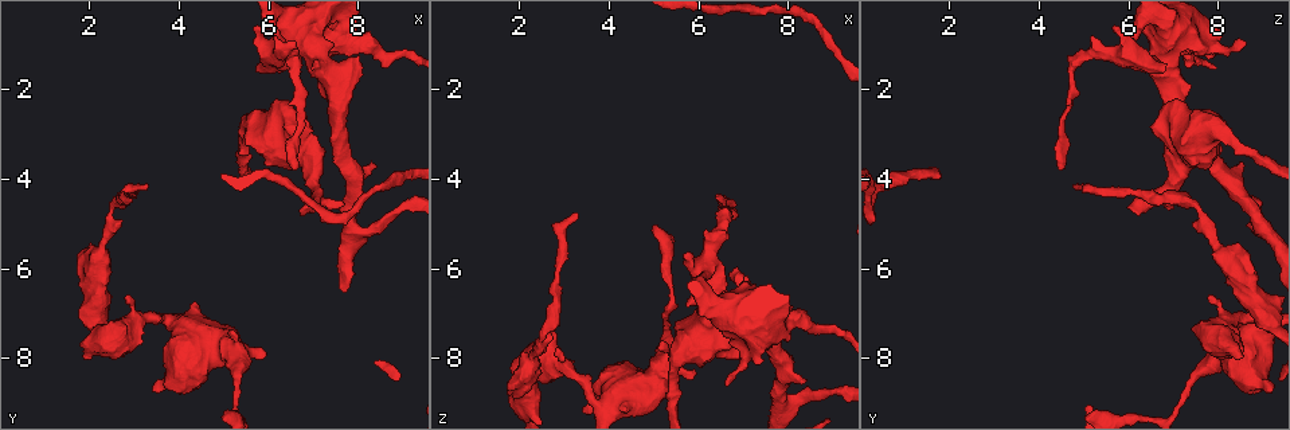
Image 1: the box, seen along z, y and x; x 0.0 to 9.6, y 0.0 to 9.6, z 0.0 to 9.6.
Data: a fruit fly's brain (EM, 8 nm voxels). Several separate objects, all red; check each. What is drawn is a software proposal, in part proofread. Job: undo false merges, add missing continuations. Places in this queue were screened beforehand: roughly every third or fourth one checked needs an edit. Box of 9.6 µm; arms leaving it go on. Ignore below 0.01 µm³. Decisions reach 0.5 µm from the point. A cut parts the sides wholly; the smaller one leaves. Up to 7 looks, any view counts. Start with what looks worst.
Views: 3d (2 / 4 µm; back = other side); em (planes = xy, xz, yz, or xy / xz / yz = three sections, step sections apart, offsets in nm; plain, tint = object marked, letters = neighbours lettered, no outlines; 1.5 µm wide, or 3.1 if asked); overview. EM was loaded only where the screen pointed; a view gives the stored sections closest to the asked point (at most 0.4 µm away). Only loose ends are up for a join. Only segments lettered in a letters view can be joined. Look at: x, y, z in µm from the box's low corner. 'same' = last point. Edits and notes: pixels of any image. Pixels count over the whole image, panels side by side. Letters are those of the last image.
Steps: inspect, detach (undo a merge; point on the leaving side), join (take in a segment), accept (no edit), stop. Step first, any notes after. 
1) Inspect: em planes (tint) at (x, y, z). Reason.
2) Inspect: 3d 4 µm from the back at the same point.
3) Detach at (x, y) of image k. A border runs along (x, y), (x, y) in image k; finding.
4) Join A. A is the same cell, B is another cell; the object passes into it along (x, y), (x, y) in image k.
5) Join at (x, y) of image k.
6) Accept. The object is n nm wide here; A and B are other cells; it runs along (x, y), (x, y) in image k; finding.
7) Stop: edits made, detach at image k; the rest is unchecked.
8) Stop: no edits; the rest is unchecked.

Inspect: 3d 4 µm at (6.90, 4.60, 5.90). An open end.

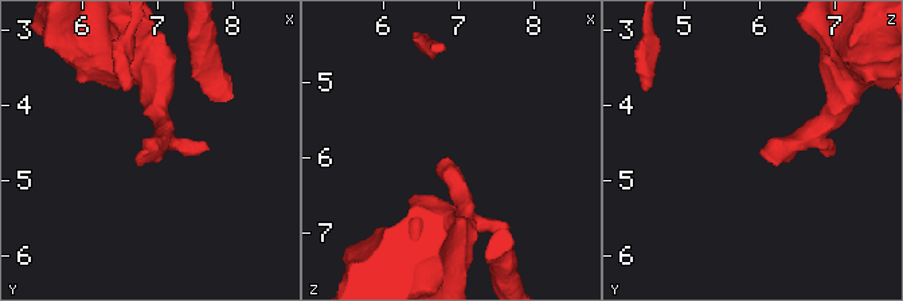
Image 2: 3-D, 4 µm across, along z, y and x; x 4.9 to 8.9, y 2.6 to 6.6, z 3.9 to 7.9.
Inspect: em planes (letters) at (6.80, 4.65, 5.95).

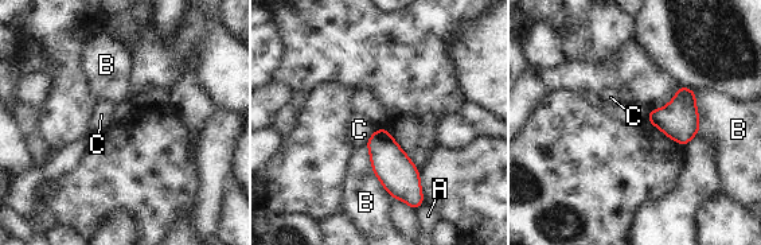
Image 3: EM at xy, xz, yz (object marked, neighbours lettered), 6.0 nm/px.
Accept. A, B and C are other cells; a border runs along (375, 129), (363, 143) in image 3; none of them fits.

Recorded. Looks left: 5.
Inspect: 3d 2 µm at (5.95, 7.95, 8.30).

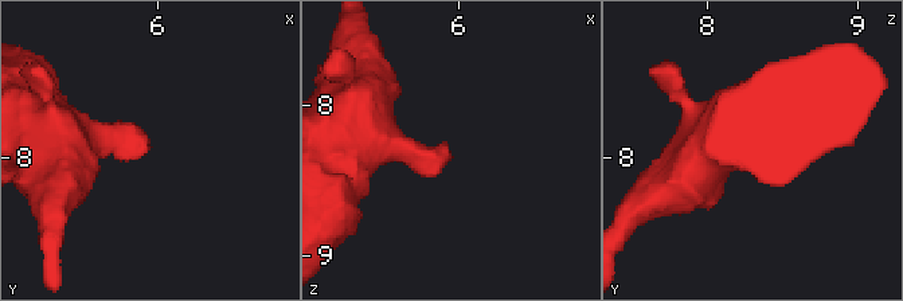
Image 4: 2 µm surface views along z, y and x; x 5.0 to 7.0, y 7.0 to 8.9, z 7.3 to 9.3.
Inspect: em planes (letters) at (5.92, 7.94, 8.28).

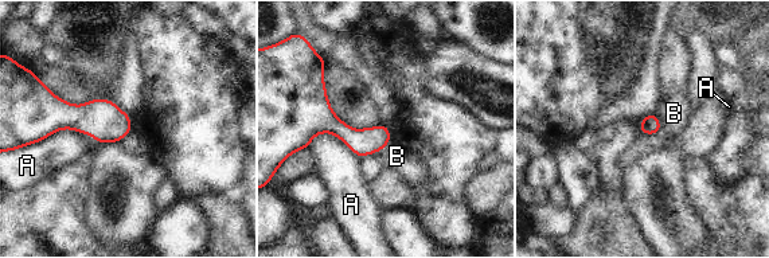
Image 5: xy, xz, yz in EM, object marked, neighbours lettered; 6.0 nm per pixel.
Accept. The longest contact is with A, 340 nm; A and B are other cells; a border runs along (654, 113), (659, 120), (660, 132) in image 5; no lettered segment goes on from it.

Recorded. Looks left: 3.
Inspect: em planes (letters) at (6.55, 0.95, 8.65). An open end.

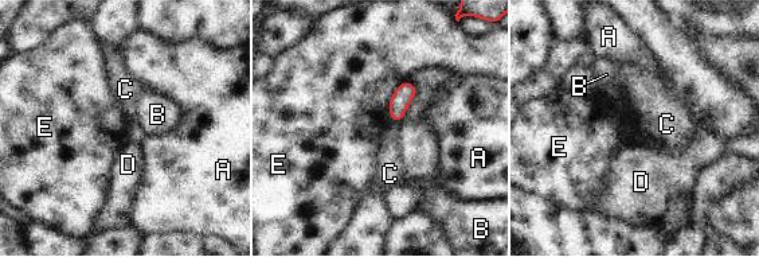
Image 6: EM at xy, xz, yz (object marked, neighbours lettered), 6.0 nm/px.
Accept. A, B, C, D and E are other cells; a border runs along (407, 80), (391, 96), (388, 112) in image 6; none of them fits.

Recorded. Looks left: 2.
Stop: no edits; the rest is unchecked.

